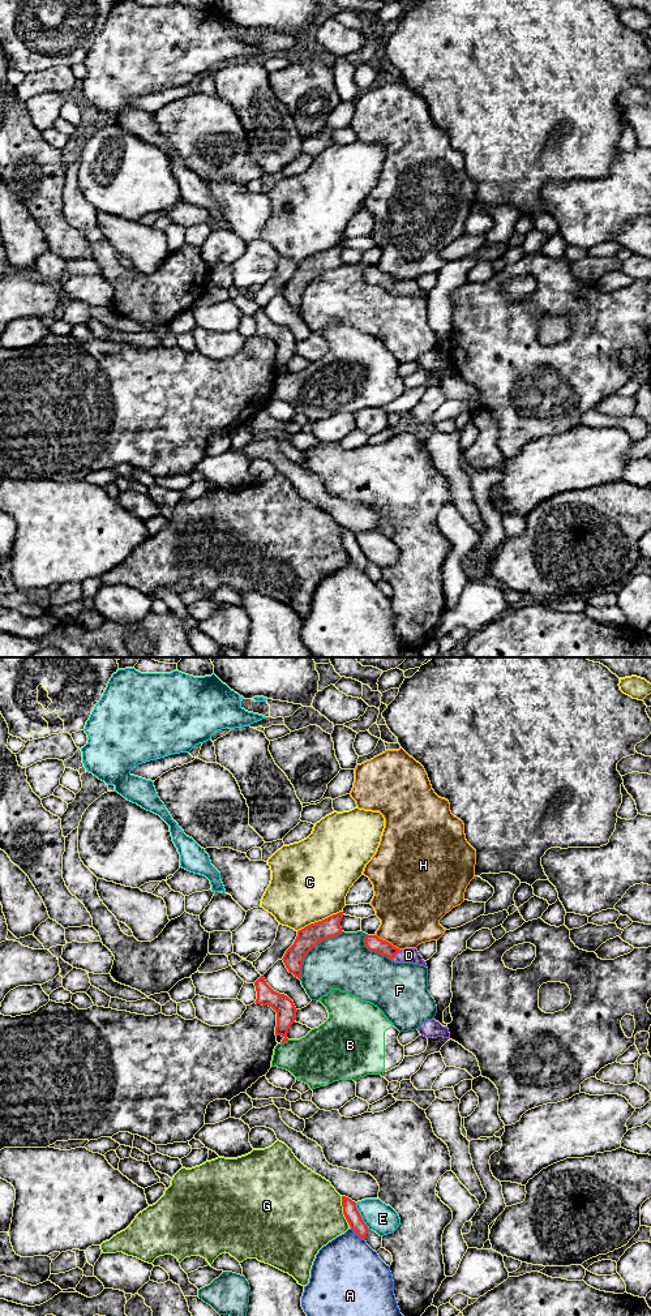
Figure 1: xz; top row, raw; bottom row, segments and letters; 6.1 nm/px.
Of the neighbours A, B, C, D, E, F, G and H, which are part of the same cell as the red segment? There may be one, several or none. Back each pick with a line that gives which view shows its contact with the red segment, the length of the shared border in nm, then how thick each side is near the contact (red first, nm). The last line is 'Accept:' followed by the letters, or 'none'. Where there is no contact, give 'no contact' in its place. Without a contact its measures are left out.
D: contact in xz; length 90 nm; calibres 100 and 100 nm
Accept: D

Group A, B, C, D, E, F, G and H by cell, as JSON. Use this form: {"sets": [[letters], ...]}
{"sets": [["A"], ["B"], ["C"], ["D"], ["E"], ["F"], ["G"], ["H"]]}

